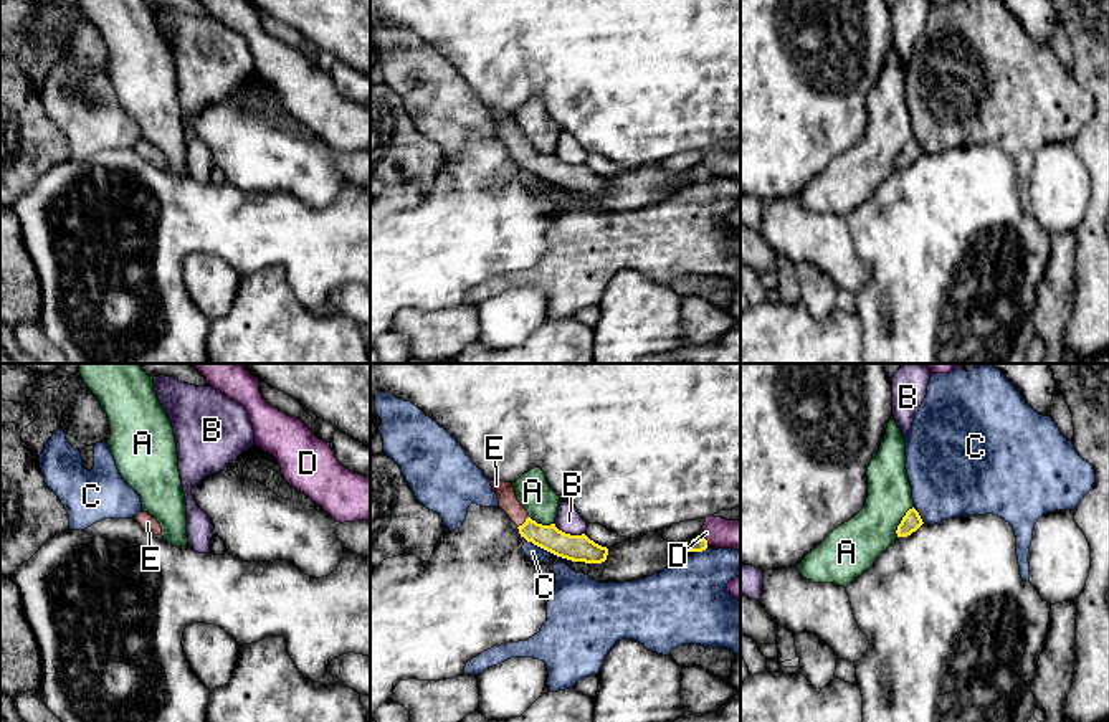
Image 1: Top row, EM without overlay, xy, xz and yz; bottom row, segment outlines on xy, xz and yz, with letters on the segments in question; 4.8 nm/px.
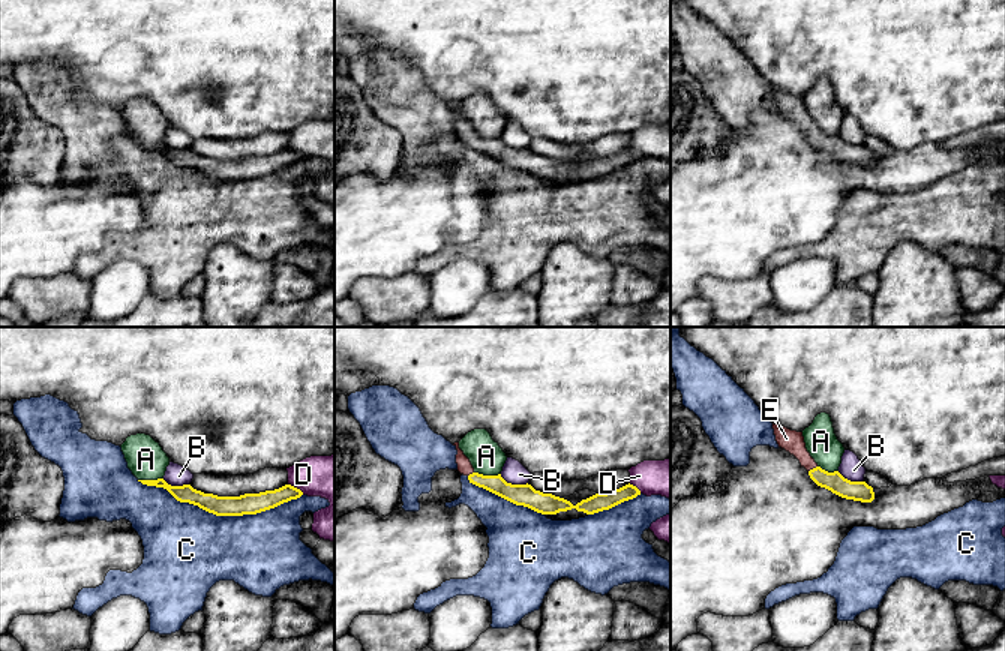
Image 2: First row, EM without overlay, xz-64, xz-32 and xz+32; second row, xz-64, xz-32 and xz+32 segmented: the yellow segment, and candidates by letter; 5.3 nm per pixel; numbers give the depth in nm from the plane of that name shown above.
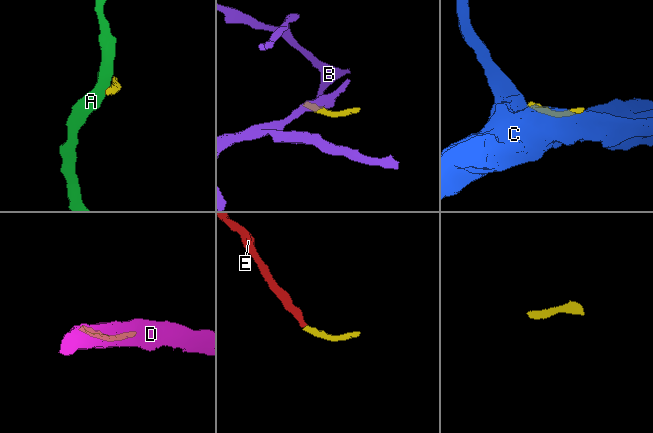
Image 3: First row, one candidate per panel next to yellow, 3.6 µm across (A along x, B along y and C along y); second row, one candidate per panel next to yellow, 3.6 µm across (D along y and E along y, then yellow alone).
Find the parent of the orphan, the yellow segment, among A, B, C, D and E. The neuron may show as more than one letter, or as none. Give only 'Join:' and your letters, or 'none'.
Join: E

